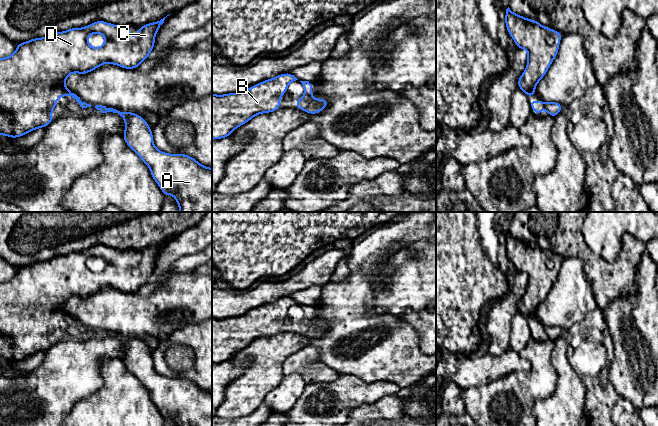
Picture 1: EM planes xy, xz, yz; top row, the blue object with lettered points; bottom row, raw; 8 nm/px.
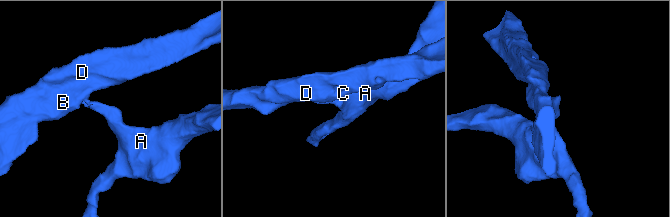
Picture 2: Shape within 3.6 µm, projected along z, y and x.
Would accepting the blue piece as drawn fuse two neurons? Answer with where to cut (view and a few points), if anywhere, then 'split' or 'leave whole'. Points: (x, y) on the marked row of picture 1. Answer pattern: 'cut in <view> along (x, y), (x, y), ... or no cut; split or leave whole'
no cut; leave whole

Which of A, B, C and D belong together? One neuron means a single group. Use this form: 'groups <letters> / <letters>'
groups A B C D

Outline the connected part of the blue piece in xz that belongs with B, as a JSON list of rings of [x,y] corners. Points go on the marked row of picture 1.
[[[288,72],[279,74],[273,79],[266,79],[241,92],[224,95],[212,93],[212,140],[230,136],[236,128],[258,114],[280,110],[280,97],[286,93],[288,85],[296,80],[298,79]]]

